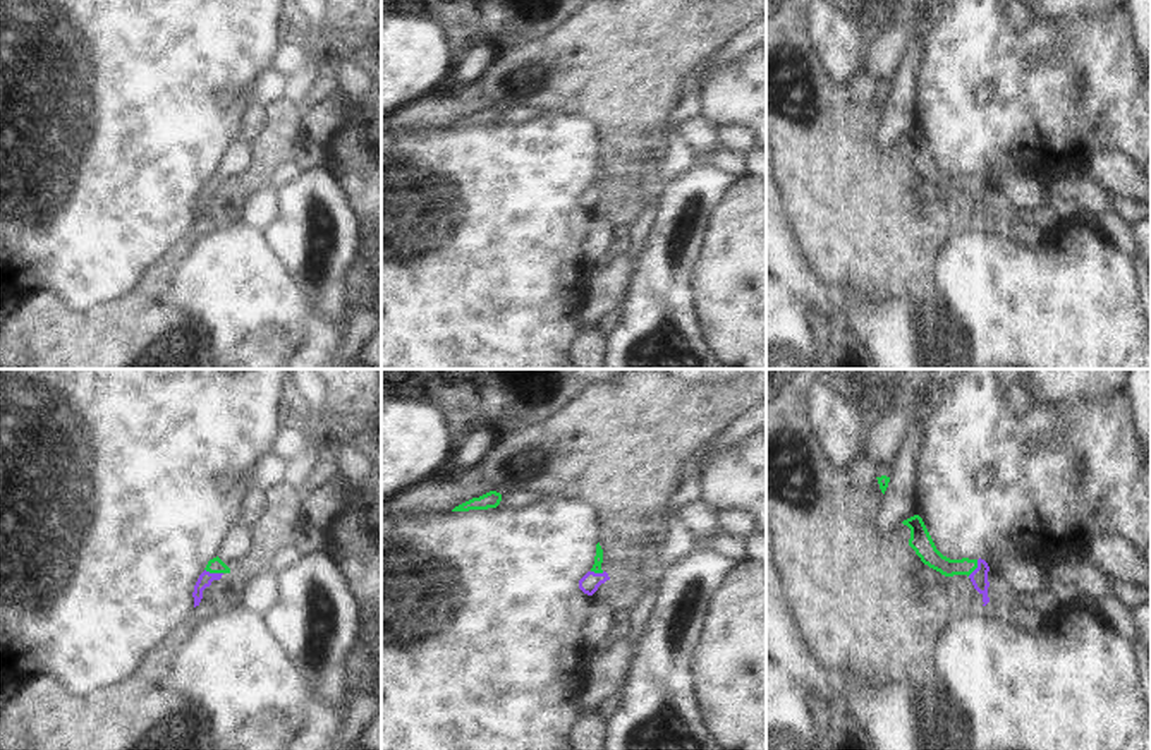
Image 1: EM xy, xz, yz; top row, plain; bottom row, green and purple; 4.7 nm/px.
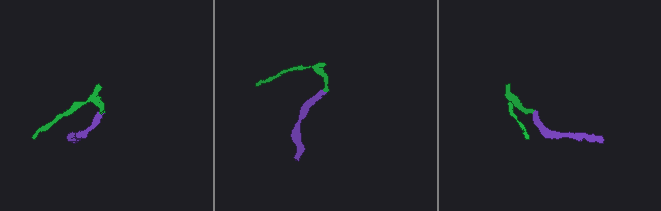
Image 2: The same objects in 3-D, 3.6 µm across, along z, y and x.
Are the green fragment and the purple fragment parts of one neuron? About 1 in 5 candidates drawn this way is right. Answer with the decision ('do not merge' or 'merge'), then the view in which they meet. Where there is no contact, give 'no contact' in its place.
merge | xy

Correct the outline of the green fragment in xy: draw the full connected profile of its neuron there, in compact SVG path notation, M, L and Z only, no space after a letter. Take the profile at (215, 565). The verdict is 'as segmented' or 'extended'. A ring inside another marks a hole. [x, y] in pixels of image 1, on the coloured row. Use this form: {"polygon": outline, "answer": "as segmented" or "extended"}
{"polygon": "M218 556L208 561L204 572L199 575L194 585L194 608L199 606L203 590L210 587L213 580L220 580L223 573L230 573L230 568Z", "answer": "extended"}

